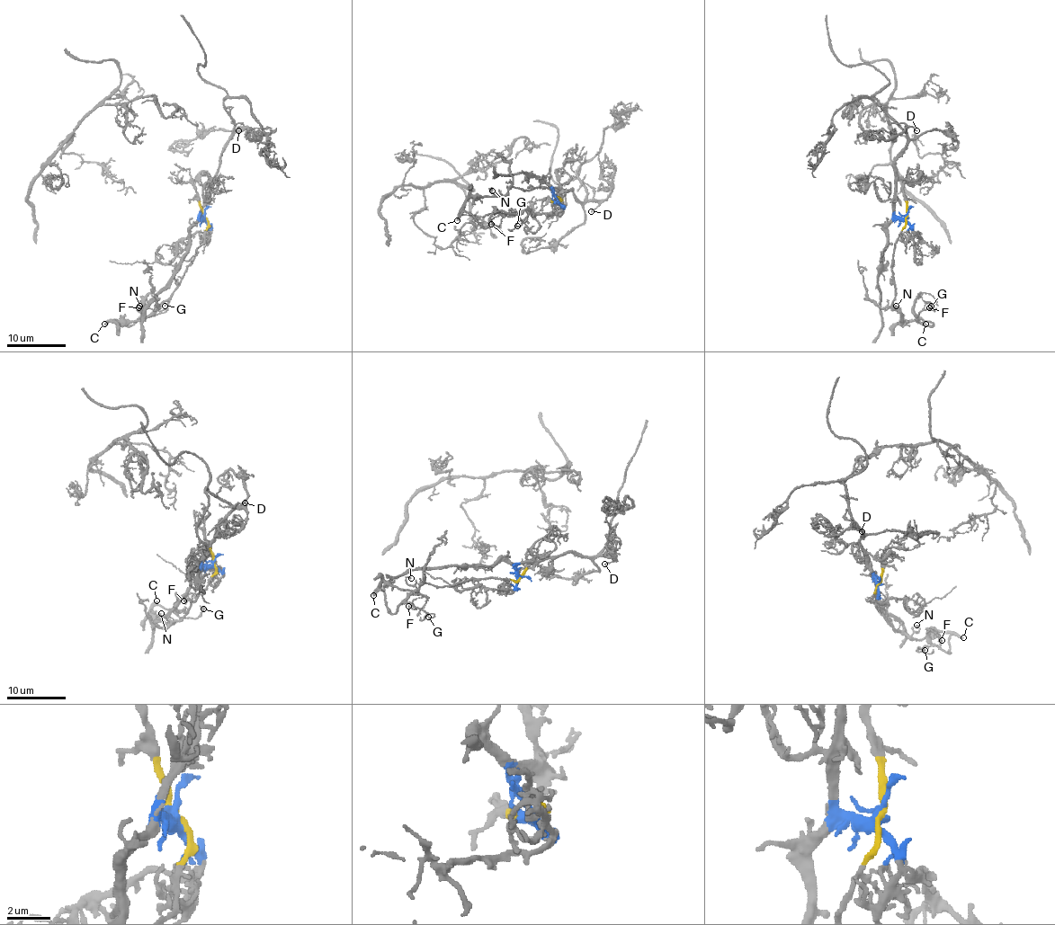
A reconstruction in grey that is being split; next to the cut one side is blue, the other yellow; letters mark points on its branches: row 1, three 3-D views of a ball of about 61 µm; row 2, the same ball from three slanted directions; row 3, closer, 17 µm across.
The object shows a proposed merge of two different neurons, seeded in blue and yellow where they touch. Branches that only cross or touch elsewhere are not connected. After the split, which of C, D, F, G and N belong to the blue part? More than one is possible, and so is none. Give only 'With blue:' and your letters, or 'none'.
With blue: D

